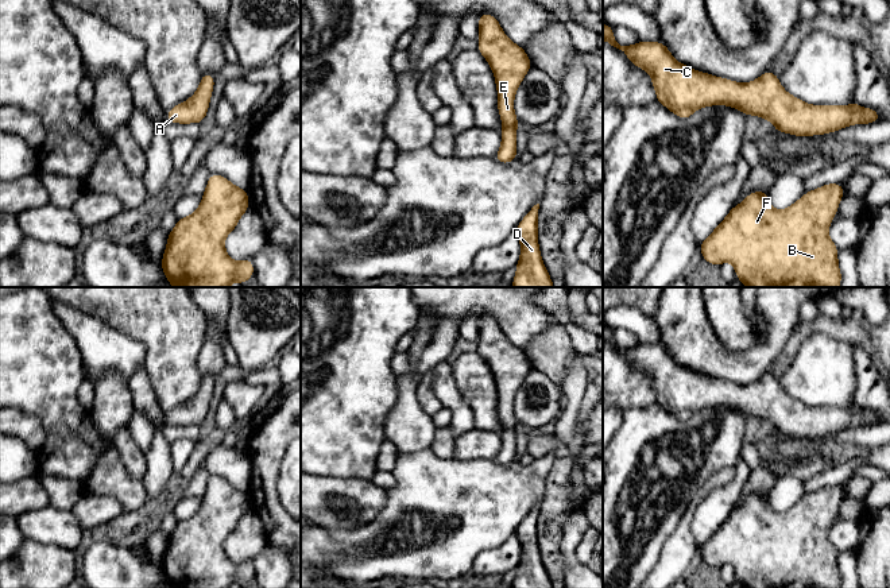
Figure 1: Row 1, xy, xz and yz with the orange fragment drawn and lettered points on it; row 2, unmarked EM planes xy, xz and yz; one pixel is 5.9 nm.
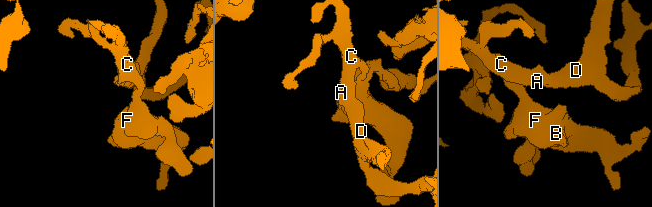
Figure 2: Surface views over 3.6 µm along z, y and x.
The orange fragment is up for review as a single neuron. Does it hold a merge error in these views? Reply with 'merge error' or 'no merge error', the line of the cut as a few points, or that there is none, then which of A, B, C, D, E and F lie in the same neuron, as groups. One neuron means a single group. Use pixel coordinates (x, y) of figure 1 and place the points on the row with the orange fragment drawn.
no merge error | no cut | A B C D E F

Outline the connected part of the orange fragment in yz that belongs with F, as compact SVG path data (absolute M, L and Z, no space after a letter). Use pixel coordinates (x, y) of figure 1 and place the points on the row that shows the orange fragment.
M827 183L806 192L783 210L774 209L767 194L769 190L751 192L730 210L699 245L704 260L715 266L731 262L738 279L747 287L839 287L839 251L828 236L828 228L844 196L841 183Z

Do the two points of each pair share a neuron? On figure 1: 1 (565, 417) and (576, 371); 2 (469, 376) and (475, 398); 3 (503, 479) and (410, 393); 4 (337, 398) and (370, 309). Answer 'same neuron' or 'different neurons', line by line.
1: same neuron
2: same neuron
3: different neurons
4: same neuron

